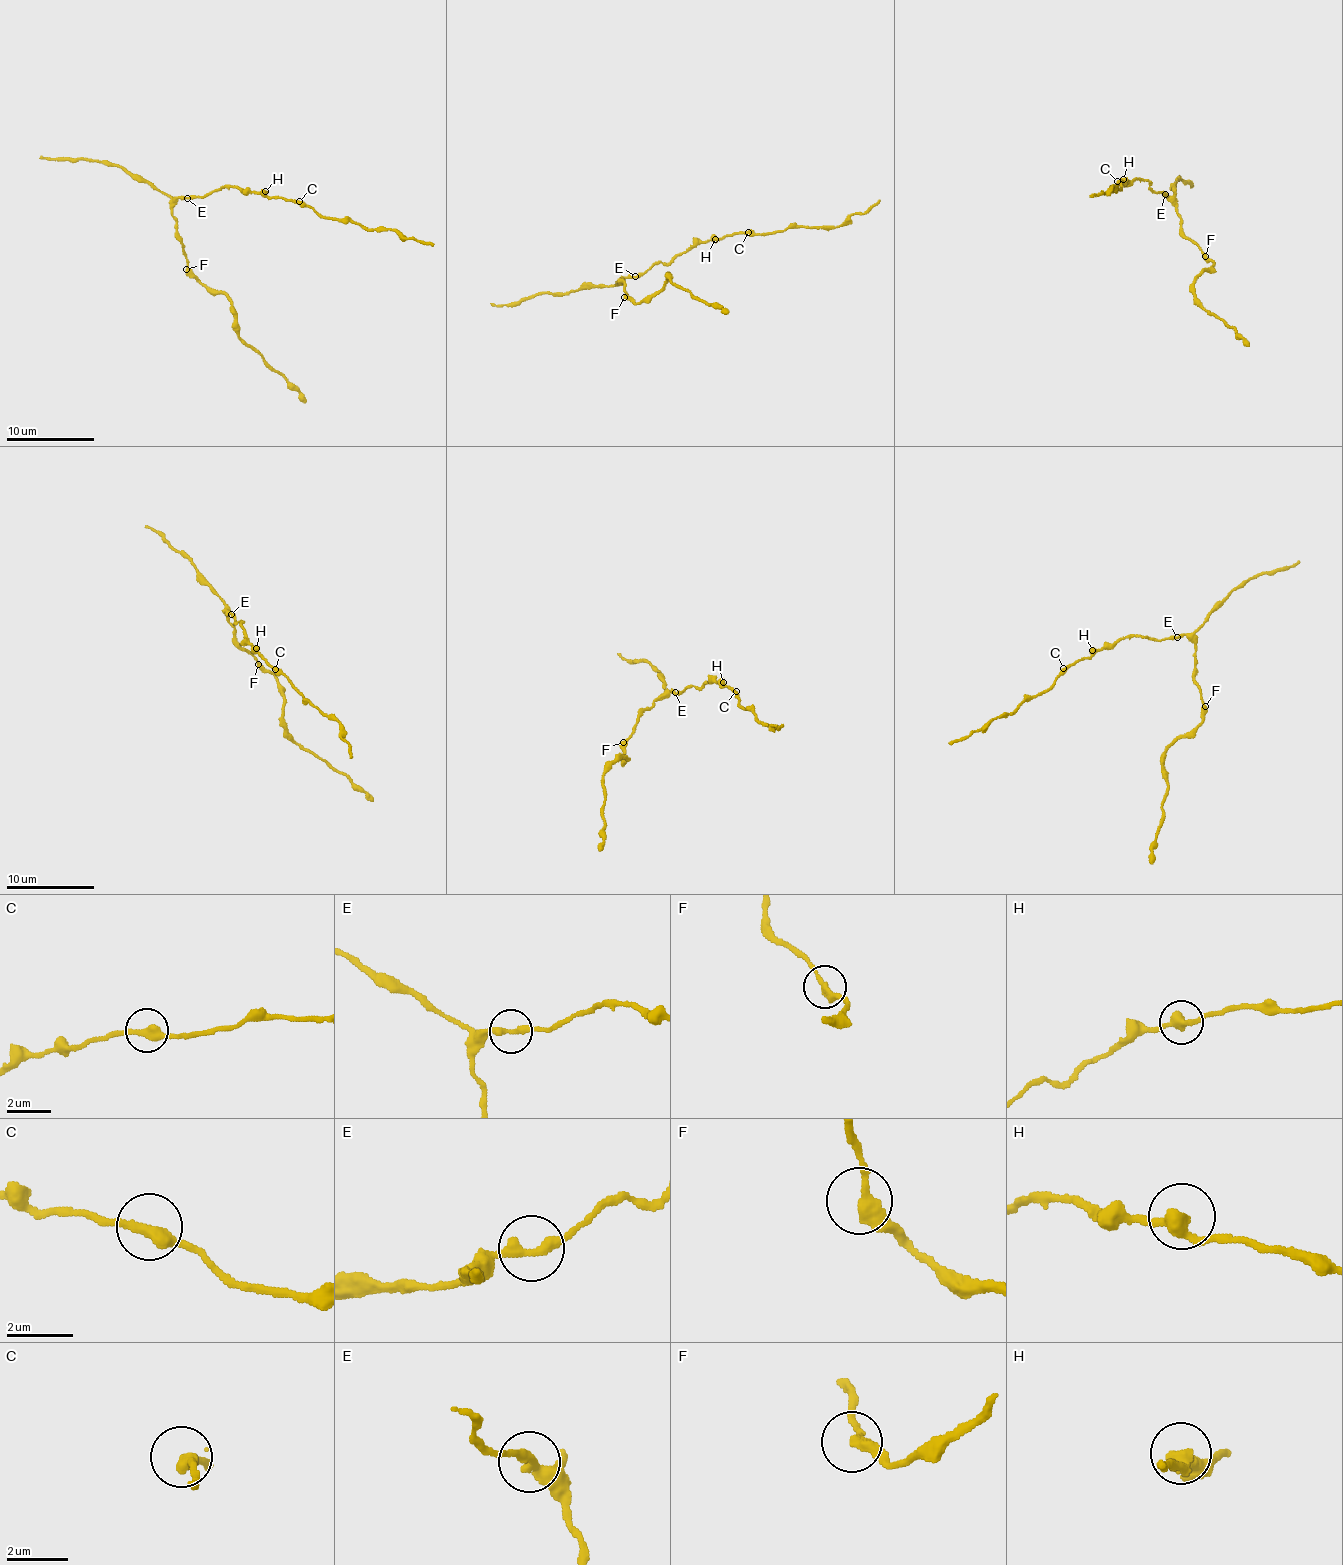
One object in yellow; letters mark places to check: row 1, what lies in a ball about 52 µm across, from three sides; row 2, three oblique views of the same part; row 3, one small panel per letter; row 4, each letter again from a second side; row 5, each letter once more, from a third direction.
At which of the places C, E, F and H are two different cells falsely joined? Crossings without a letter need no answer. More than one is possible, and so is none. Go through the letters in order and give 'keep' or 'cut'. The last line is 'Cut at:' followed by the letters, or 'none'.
C: keep
E: keep
F: keep
H: keep
Cut at: none

